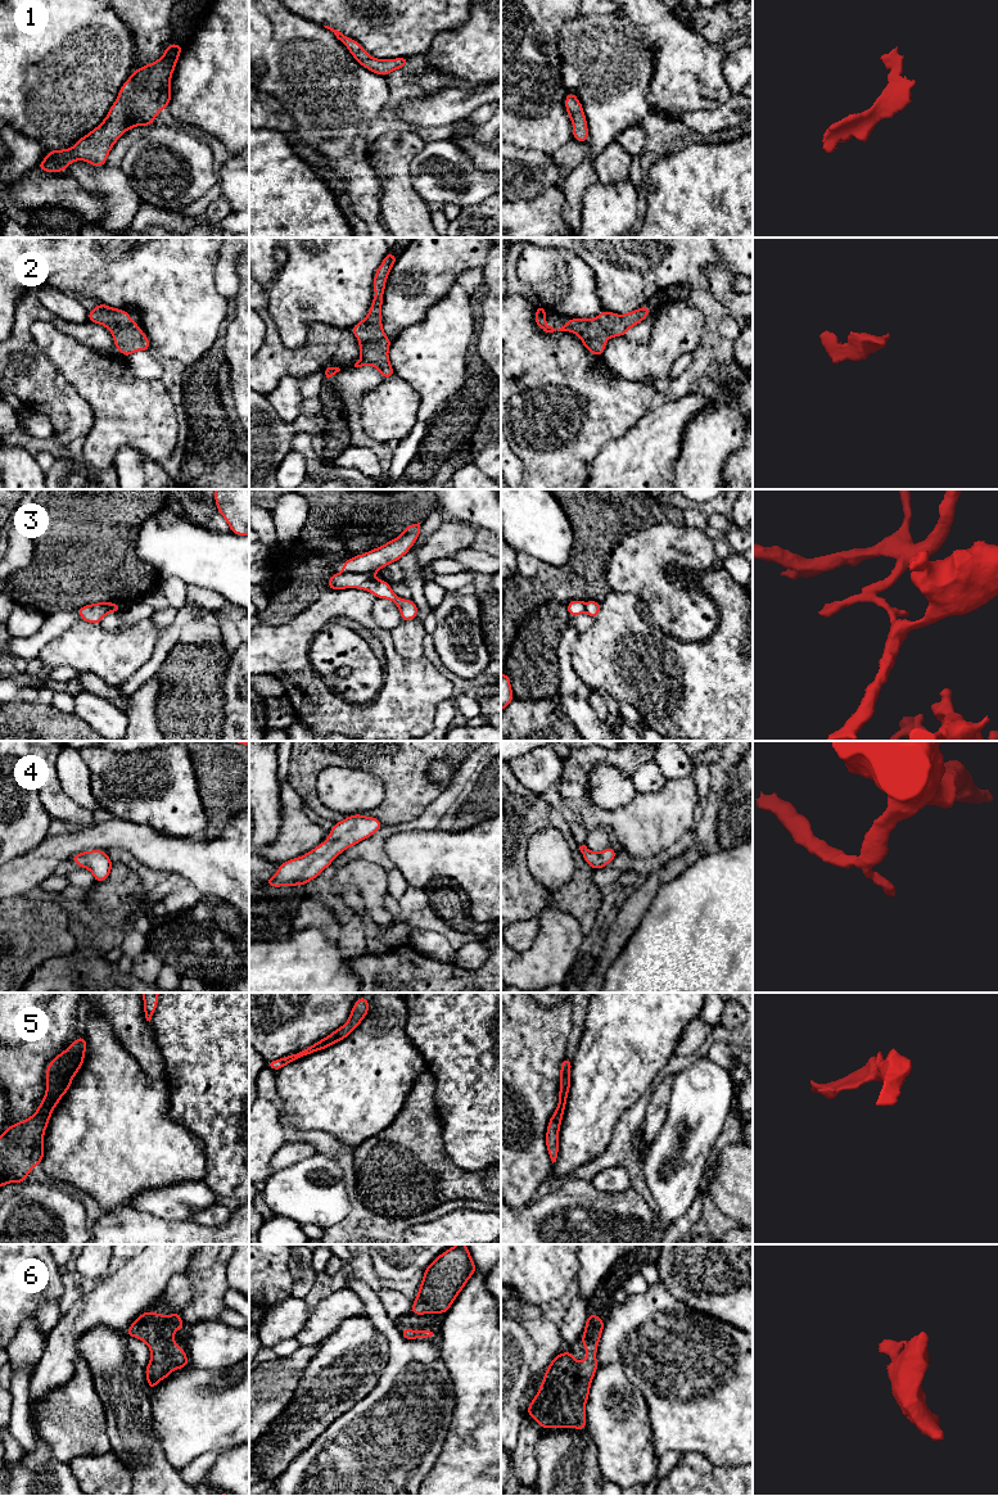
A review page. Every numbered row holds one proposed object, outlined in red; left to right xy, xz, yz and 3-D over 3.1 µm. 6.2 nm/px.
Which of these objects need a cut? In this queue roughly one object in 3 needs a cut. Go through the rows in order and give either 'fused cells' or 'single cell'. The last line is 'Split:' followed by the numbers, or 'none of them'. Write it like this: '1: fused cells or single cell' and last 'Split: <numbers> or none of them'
1: single cell
2: single cell
3: fused cells
4: single cell
5: single cell
6: single cell
Split: 3

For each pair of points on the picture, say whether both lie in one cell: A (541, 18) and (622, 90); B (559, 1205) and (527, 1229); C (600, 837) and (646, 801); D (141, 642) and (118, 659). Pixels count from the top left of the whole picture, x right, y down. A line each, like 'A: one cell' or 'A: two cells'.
A: two cells
B: one cell
C: two cells
D: one cell

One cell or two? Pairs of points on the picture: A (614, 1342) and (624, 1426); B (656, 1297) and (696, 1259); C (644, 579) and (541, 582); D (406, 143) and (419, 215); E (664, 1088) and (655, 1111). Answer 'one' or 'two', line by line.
A: two
B: two
C: two
D: one
E: one

